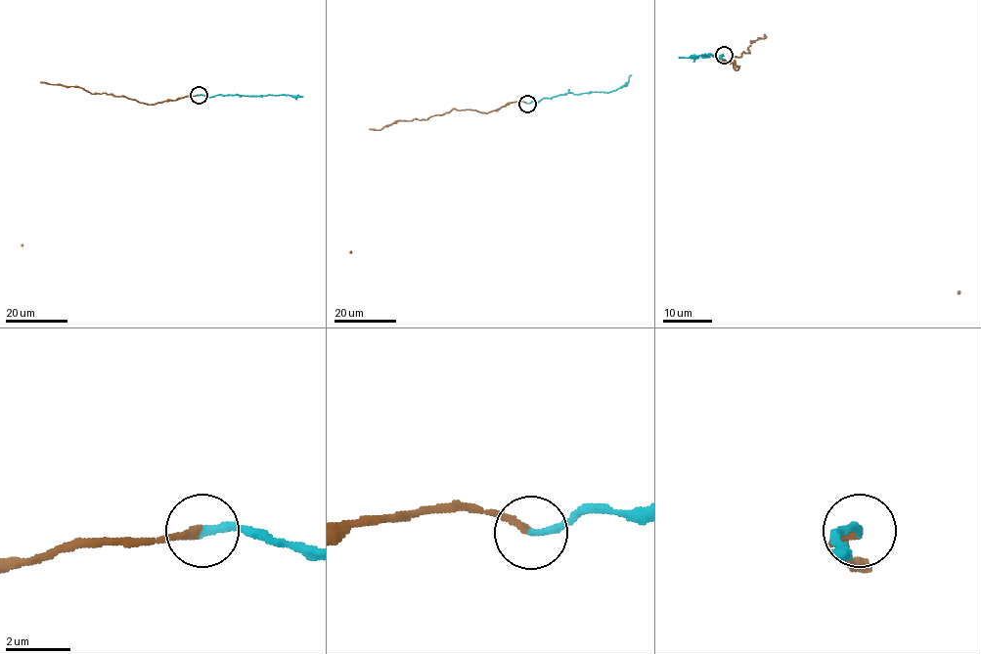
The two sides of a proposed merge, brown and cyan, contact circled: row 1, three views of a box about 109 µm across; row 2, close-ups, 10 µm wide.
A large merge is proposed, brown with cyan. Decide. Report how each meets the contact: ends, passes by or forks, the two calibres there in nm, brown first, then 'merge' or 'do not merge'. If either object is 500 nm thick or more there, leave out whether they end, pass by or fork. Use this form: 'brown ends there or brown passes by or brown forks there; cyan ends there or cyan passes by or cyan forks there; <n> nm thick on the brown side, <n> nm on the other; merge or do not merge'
brown ends there; cyan ends there; 240 nm thick on the brown side, 240 nm on the other; merge

